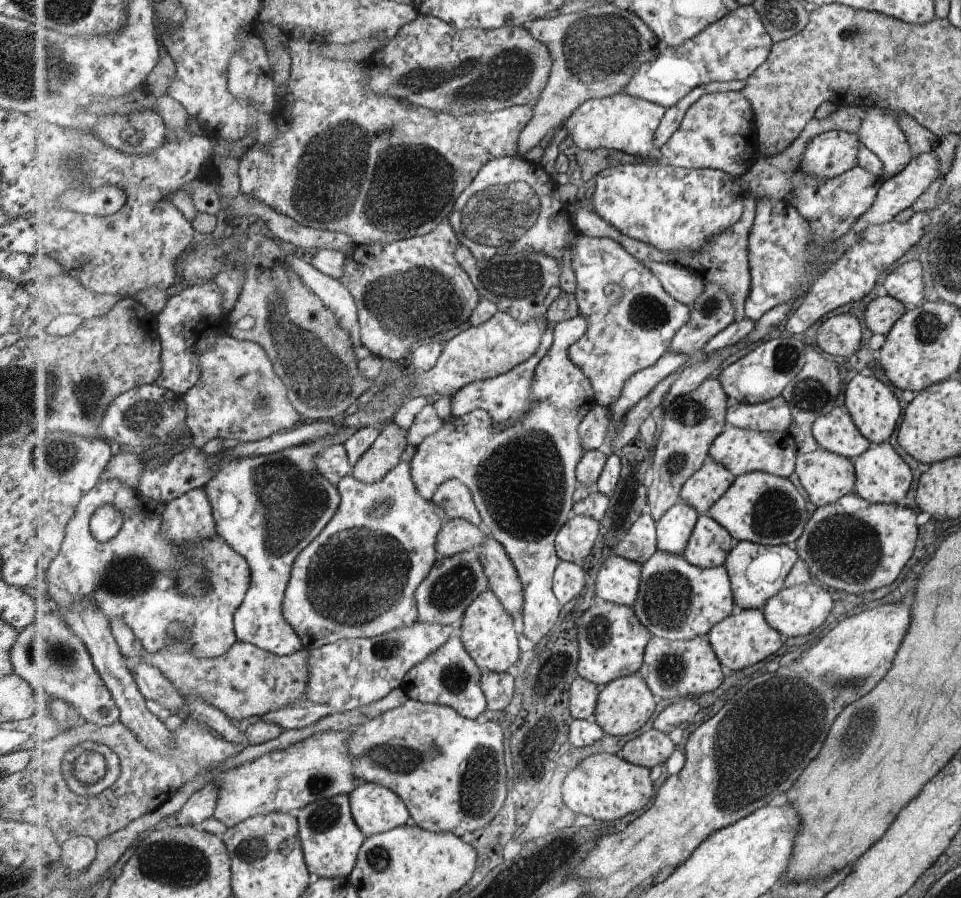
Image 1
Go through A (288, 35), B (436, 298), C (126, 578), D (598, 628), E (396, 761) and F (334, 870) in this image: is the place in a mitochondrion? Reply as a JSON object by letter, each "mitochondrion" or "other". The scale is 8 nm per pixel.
{"A":"other","B":"mitochondrion","C":"mitochondrion","D":"mitochondrion","E":"mitochondrion","F":"other"}

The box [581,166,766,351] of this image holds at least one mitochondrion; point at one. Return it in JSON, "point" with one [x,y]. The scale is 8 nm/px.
{"point":[647,313]}

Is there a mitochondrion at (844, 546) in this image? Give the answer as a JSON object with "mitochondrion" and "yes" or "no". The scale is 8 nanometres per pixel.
{"mitochondrion":"yes"}

